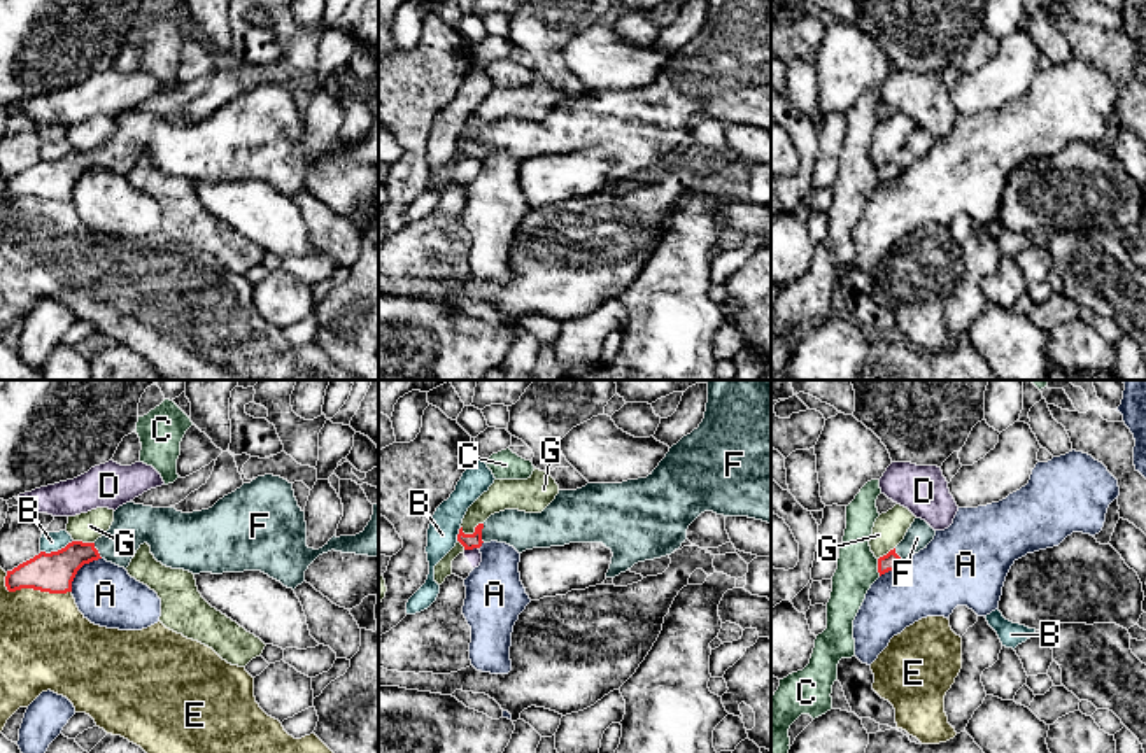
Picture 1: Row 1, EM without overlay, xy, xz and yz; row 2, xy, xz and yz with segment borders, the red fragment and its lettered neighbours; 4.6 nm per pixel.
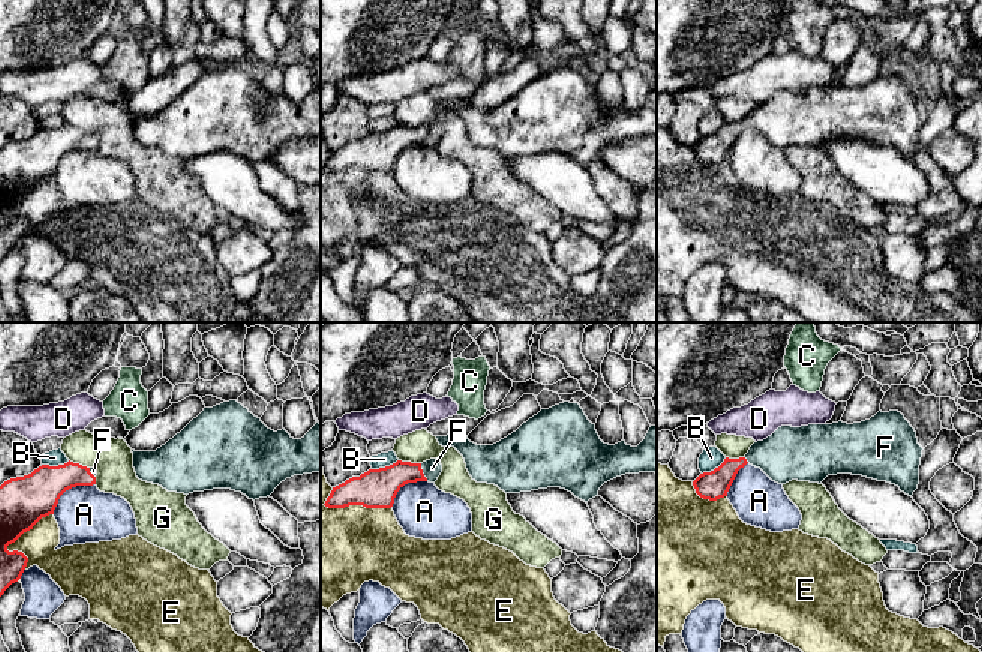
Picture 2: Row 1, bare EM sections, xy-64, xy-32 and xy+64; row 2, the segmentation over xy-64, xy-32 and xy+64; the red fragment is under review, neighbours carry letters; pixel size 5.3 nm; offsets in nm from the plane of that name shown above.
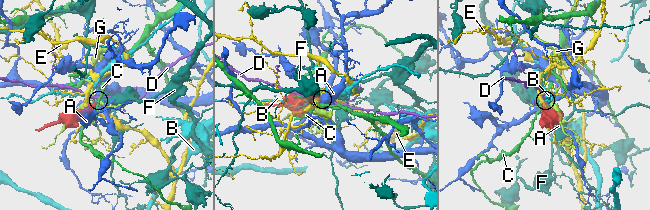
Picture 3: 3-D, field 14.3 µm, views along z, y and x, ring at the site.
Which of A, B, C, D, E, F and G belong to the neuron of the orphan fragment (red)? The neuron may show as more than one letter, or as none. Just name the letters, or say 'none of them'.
F

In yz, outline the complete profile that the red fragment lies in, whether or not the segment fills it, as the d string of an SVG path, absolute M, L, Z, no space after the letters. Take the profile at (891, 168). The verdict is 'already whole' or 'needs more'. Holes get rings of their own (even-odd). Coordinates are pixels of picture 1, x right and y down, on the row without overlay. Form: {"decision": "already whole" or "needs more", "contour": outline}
{"decision": "needs more", "contour": "M915 126L904 147L887 163L878 166L880 184L888 179L895 179L904 168L927 156L934 144L936 138L925 128Z"}

